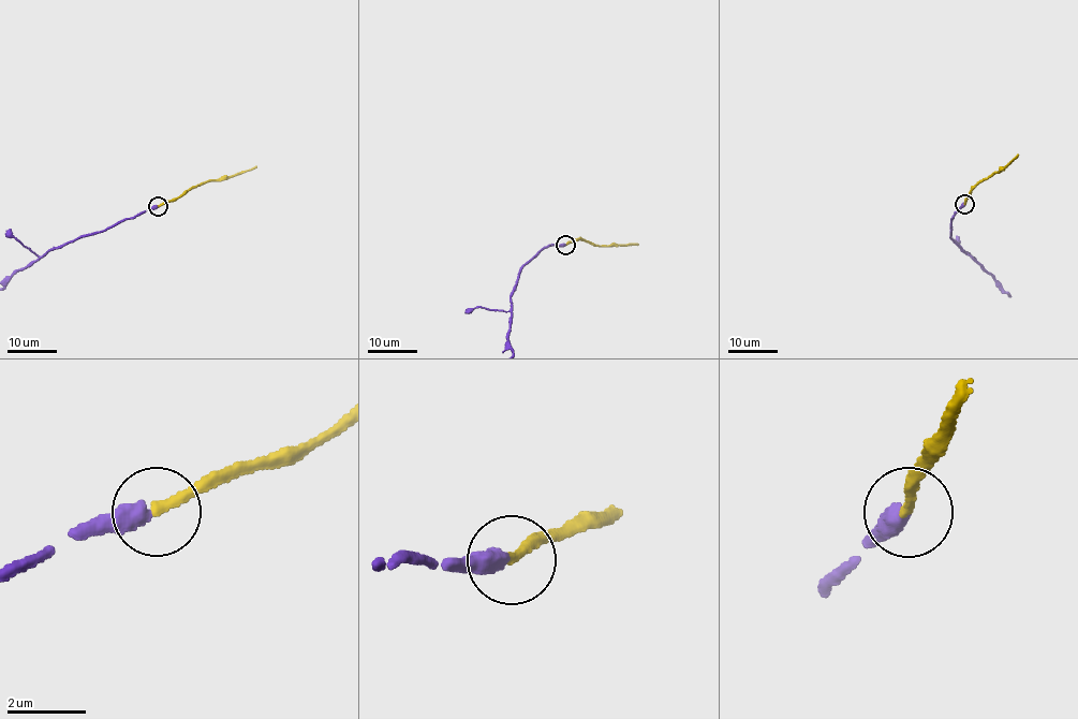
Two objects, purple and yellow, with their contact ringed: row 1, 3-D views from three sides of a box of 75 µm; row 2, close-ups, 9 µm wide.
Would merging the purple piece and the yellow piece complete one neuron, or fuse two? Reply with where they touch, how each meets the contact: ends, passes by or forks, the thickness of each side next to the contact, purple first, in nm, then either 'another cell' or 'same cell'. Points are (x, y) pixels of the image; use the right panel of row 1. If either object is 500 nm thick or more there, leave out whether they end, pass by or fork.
(964, 204) | purple ends | yellow ends | 480/240 nm | same cell

